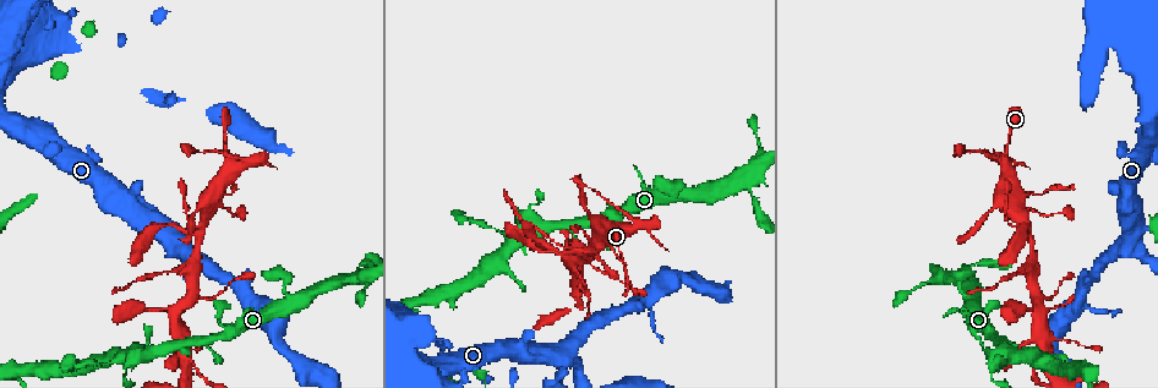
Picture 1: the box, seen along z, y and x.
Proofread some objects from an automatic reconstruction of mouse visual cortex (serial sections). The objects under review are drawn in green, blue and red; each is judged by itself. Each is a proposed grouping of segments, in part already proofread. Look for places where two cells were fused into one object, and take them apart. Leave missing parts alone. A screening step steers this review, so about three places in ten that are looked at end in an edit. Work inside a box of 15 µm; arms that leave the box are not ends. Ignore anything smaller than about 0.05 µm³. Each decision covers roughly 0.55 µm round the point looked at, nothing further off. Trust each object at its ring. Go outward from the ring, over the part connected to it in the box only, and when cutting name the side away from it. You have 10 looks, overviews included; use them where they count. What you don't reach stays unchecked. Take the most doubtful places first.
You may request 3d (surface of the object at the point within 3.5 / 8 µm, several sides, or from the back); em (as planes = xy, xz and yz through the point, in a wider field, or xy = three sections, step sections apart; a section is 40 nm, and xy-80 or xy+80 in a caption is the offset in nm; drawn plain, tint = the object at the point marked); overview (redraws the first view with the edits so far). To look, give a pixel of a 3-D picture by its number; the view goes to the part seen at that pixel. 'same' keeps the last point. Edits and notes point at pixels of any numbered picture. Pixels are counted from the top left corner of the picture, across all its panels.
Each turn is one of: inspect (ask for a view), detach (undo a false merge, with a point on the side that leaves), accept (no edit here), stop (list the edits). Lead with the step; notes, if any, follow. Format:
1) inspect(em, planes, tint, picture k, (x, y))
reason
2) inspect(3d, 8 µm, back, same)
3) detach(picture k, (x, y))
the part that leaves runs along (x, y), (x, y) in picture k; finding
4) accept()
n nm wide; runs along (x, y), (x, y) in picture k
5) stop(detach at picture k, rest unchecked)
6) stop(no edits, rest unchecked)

inspect(3d, 8 µm, picture 1, (601, 233))
sharp bend

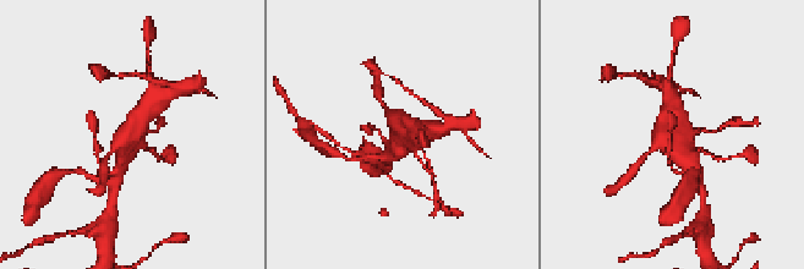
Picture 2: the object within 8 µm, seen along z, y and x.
inspect(em, xy, step 3, tint, picture 2, (404, 132))

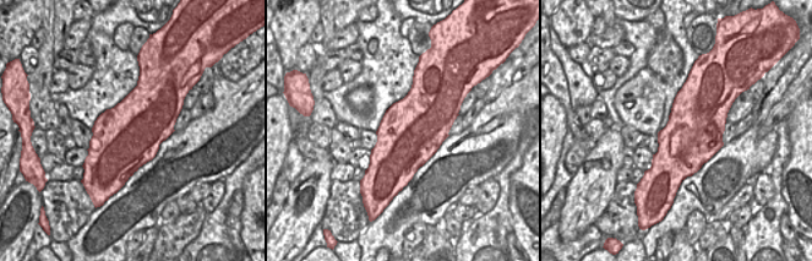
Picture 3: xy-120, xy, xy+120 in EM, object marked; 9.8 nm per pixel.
accept()
650 nm wide; runs along (154, 95), (130, 140), (125, 155) in picture 2; one cell here

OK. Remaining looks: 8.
inspect(3d, 8 µm, back, picture 1, (1035, 270))
side arm on a straight run

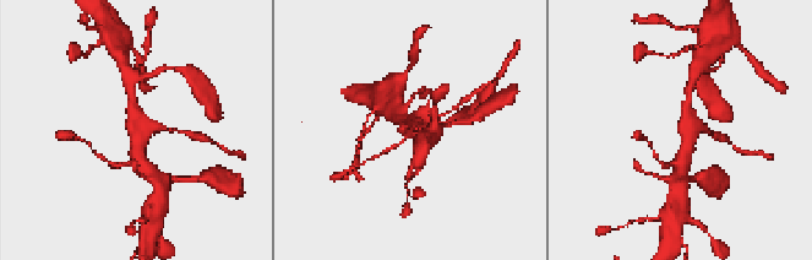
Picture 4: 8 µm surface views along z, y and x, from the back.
inspect(em, xy, step 2, tint, picture 4, (137, 129))

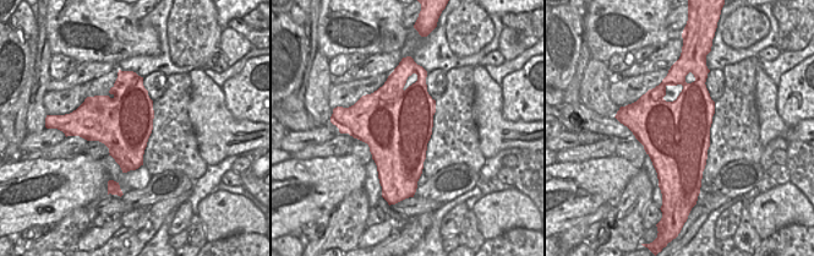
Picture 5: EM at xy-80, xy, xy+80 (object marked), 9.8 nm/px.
accept()
runs along (130, 95), (140, 162) in picture 4; continuous, no second cell

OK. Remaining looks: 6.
inspect(3d, 3.5 µm, picture 1, (182, 357))
thin arm on a thick one

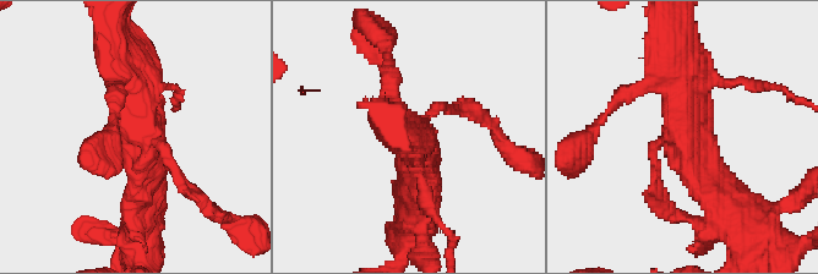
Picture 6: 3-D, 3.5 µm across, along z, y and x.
inspect(em, xy, step 5, tint, picture 6, (676, 134))
3 arms; arms of 150, 350, 500 nm

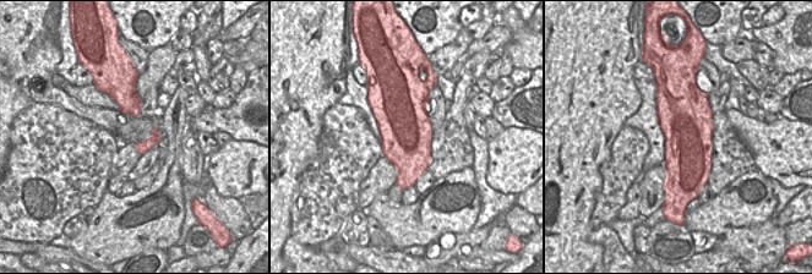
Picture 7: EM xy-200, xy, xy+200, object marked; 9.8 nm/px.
accept()
500 nm wide; runs along (669, 61), (677, 132), (731, 199) in picture 6; all the same cell

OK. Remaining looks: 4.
inspect(3d, 3.5 µm, picture 1, (137, 355))
four-way junction

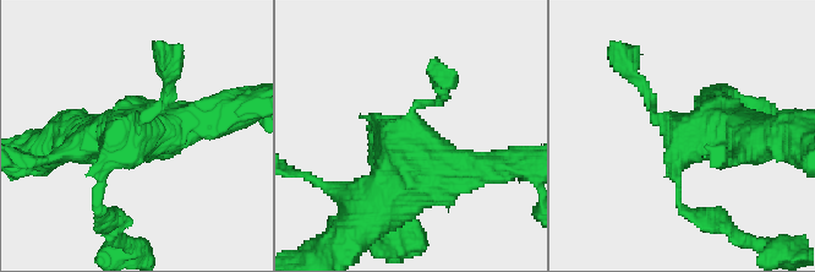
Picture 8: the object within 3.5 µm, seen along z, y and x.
inspect(em, planes, tint, picture 8, (134, 131))
4 arms; arms of 150, 300, 400, 600 nm

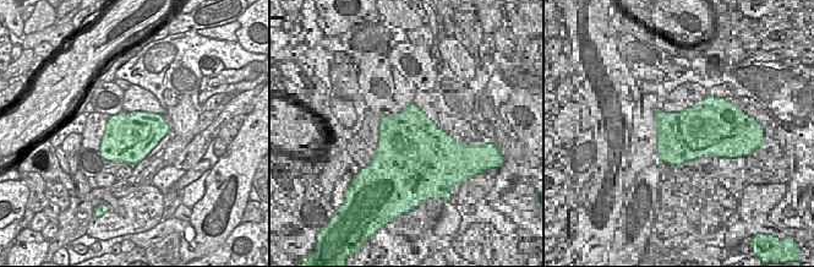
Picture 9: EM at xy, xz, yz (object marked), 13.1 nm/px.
accept()
runs along (512, 163), (421, 173), (365, 219) in picture 8; all the same cell

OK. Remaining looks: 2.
stop(no edits, rest unchecked)

